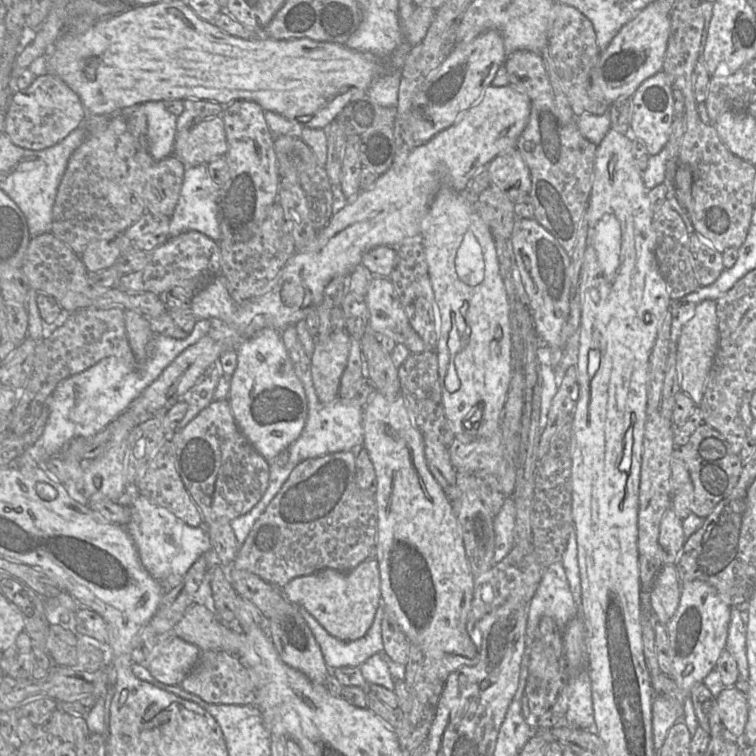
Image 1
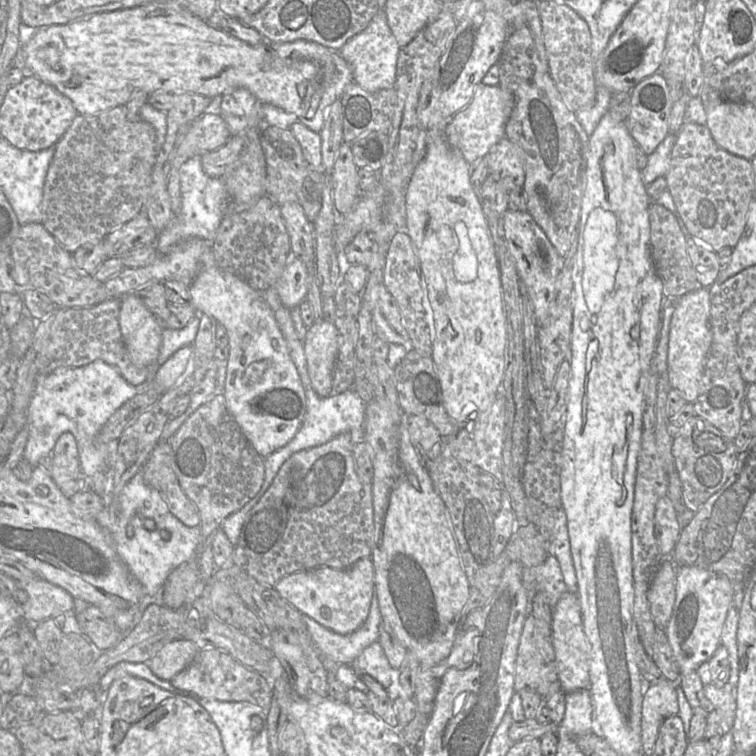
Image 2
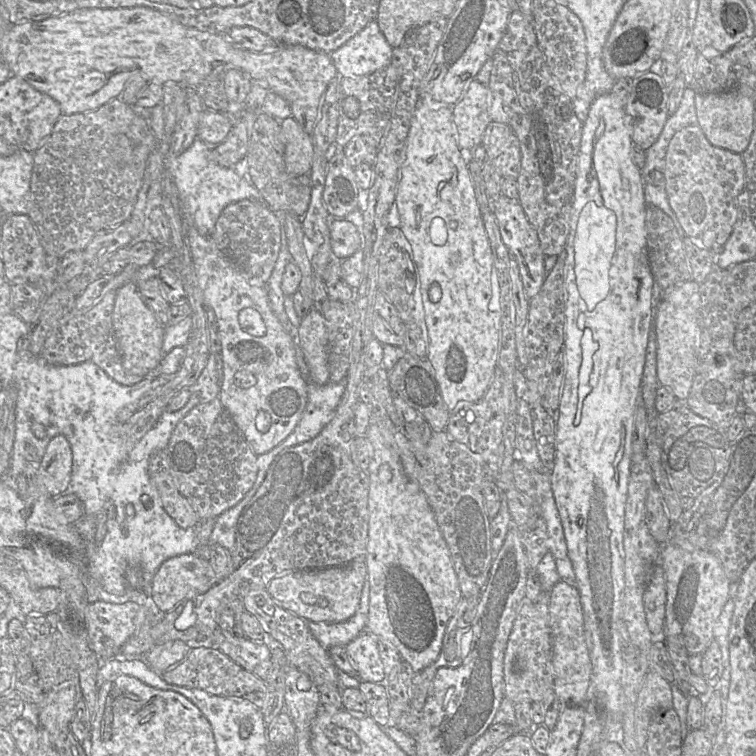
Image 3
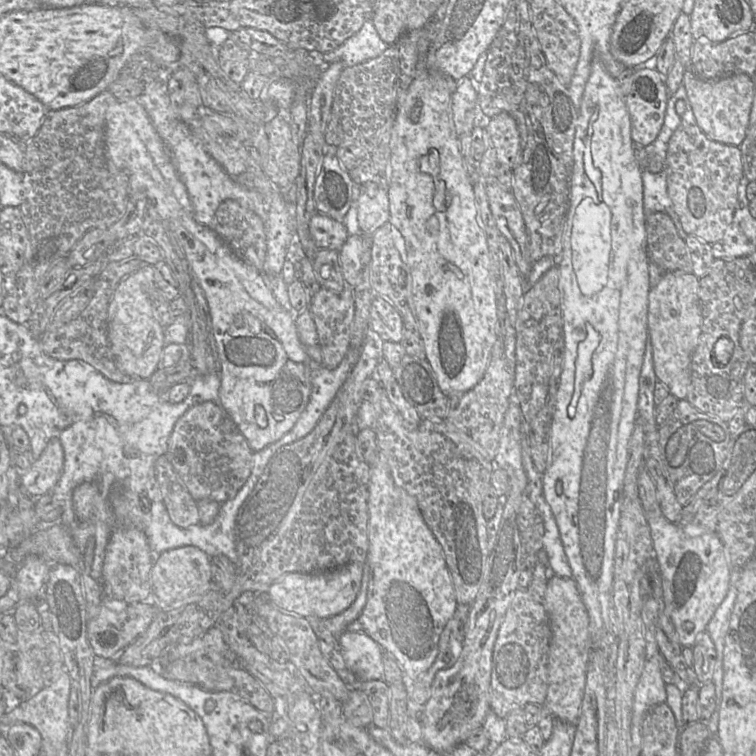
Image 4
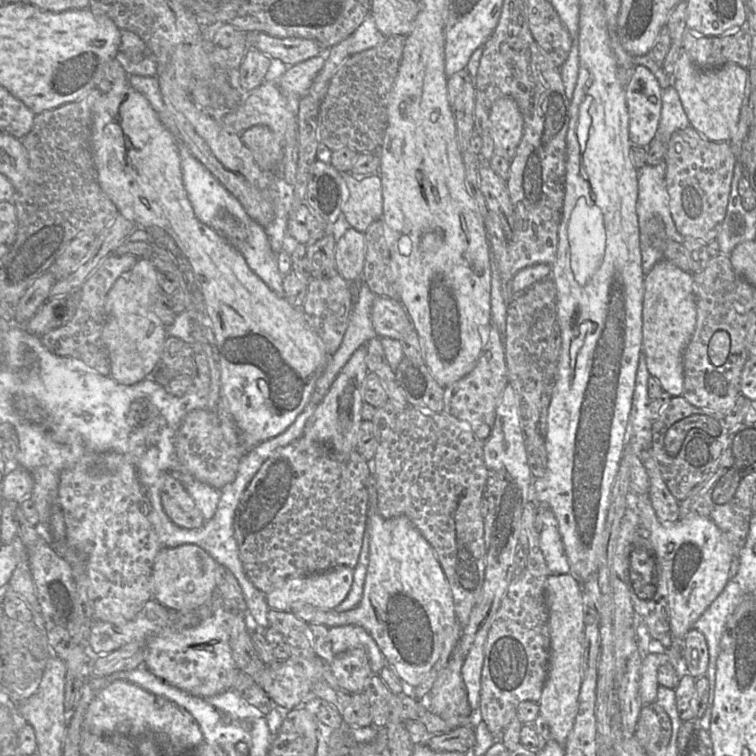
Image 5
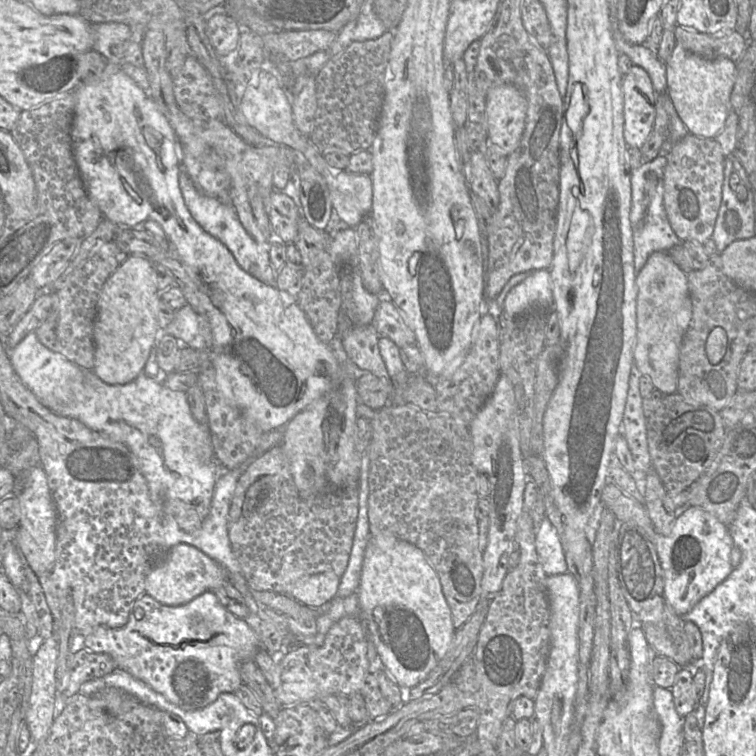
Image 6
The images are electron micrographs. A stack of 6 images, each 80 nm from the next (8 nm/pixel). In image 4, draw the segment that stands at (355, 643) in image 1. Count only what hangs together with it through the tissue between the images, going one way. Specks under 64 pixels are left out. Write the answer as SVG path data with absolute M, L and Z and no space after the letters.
M364 562L361 587L352 605L344 612L333 617L326 619L310 619L316 636L317 631L327 631L338 637L342 632L347 630L349 624L361 615L367 601L368 578L369 568L367 563Z

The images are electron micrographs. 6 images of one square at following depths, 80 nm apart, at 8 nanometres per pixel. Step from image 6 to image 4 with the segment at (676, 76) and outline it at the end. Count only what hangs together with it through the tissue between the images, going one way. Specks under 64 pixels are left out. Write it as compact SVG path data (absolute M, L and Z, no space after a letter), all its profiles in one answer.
M687 68L682 85L685 87L696 125L712 141L739 147L746 137L755 92L752 77L733 74L717 80L700 79Z

